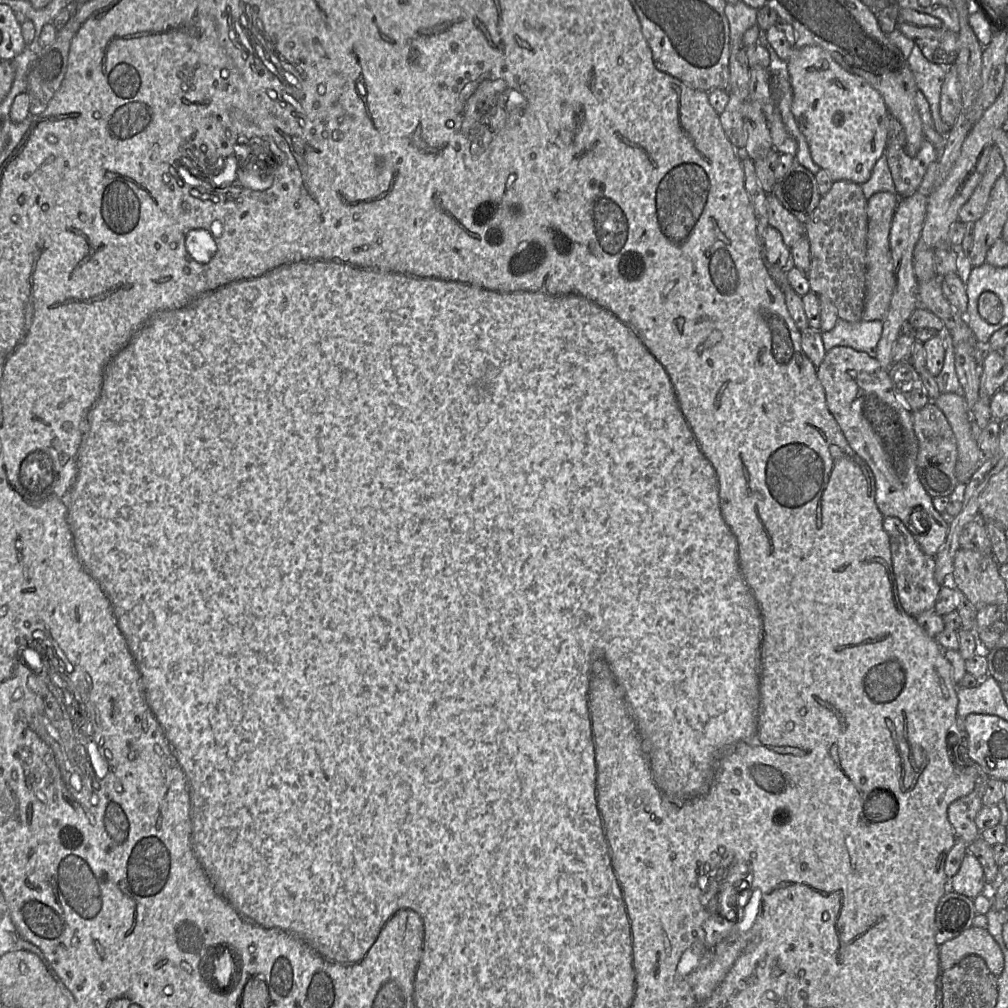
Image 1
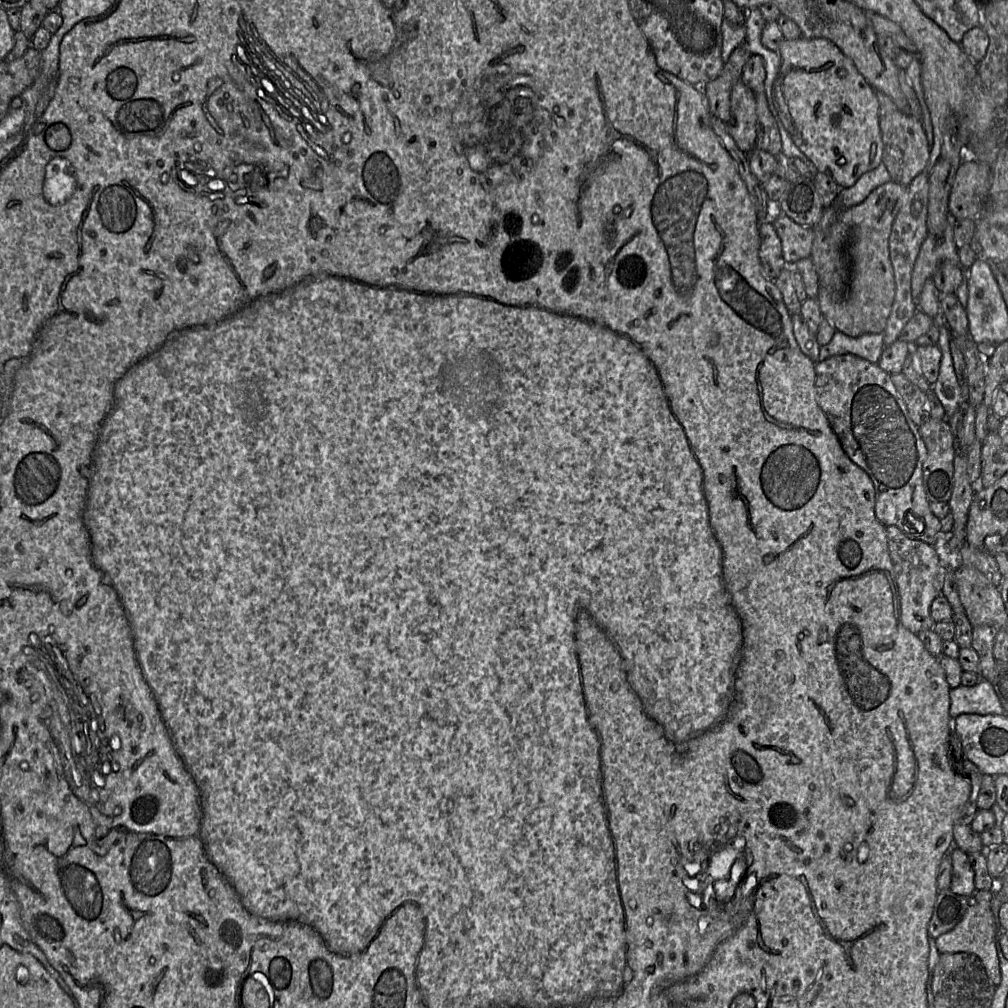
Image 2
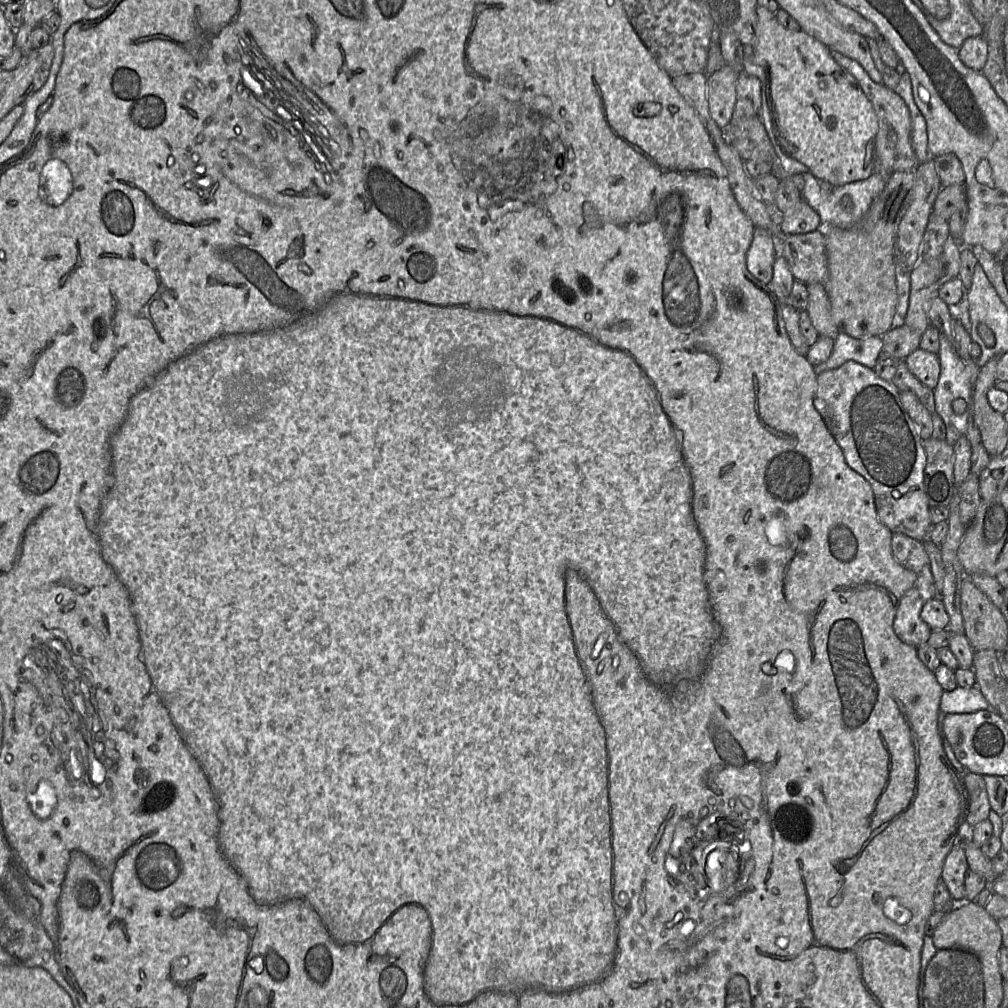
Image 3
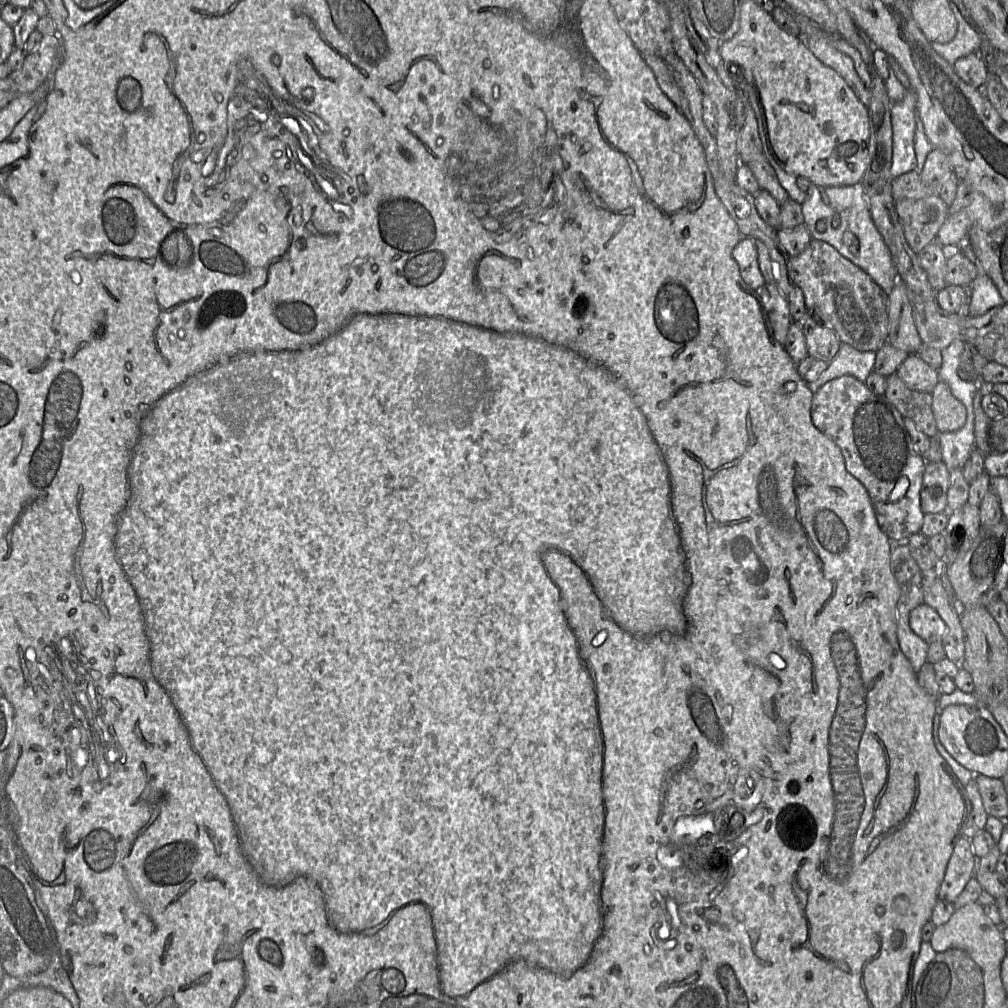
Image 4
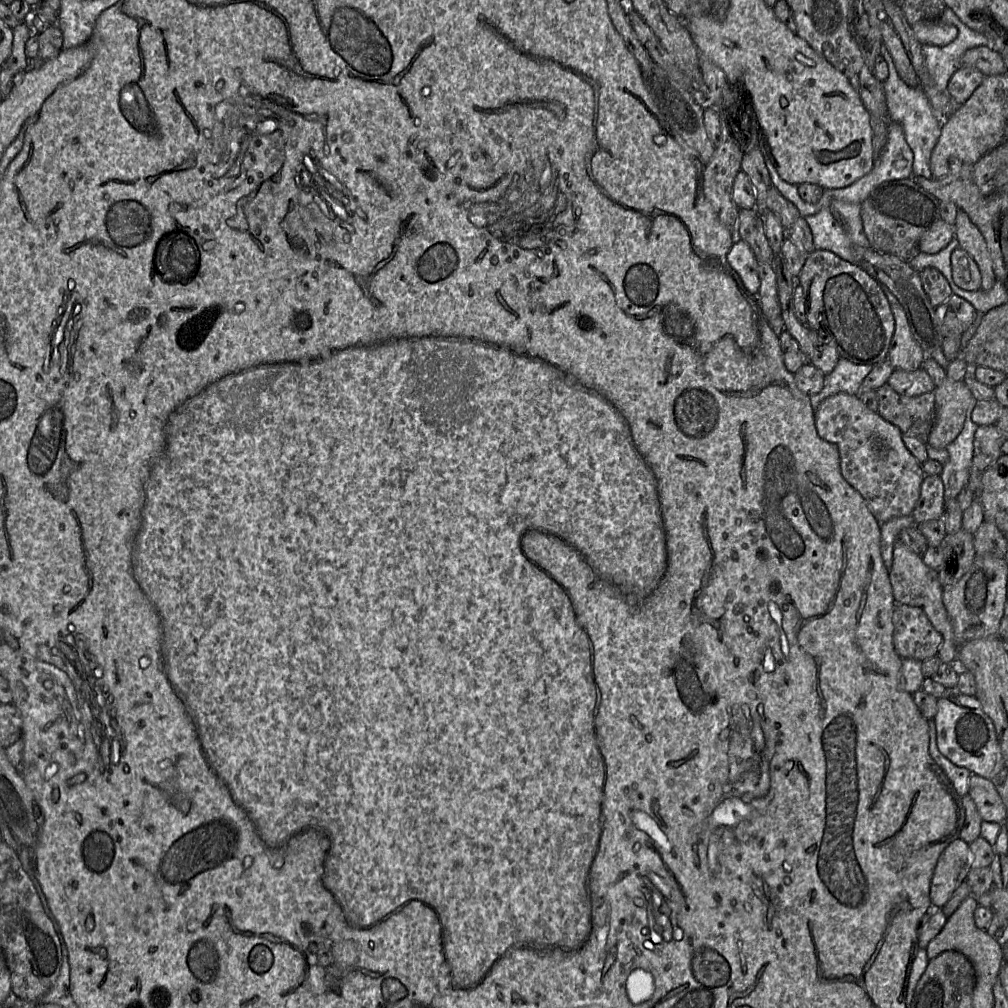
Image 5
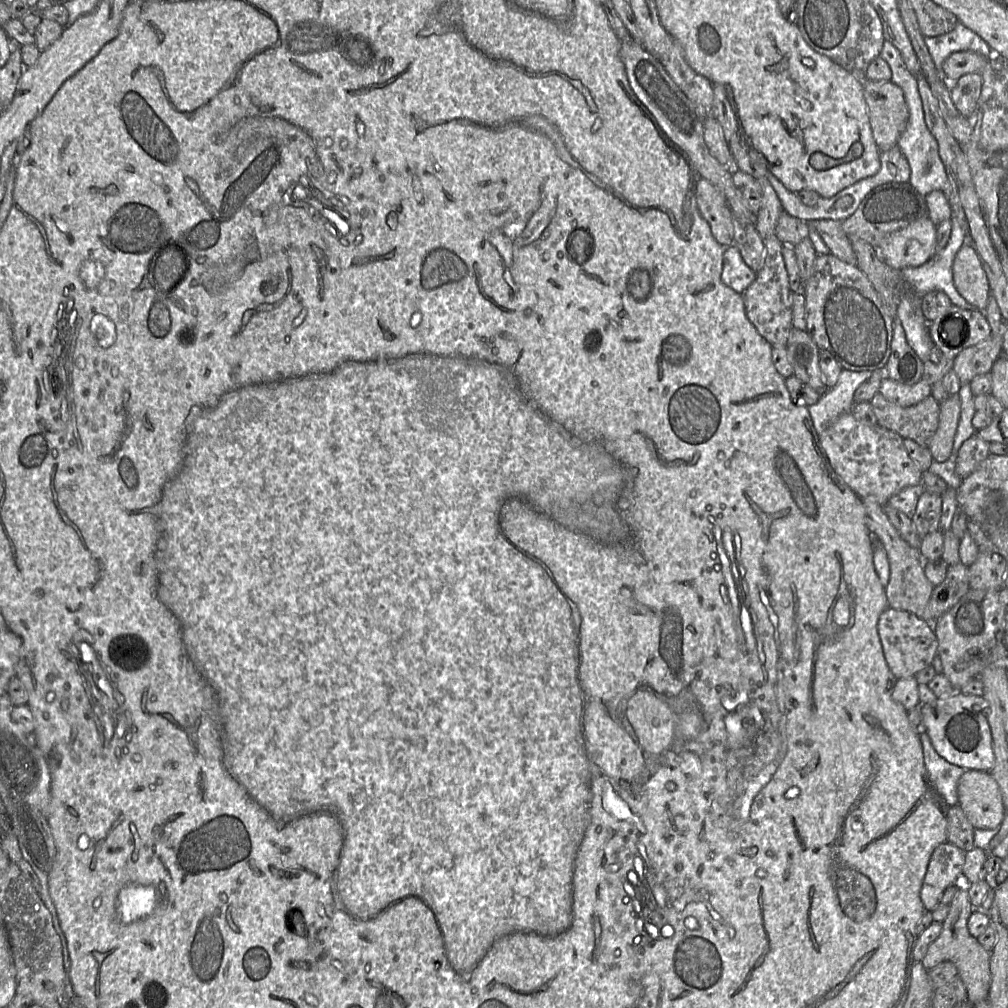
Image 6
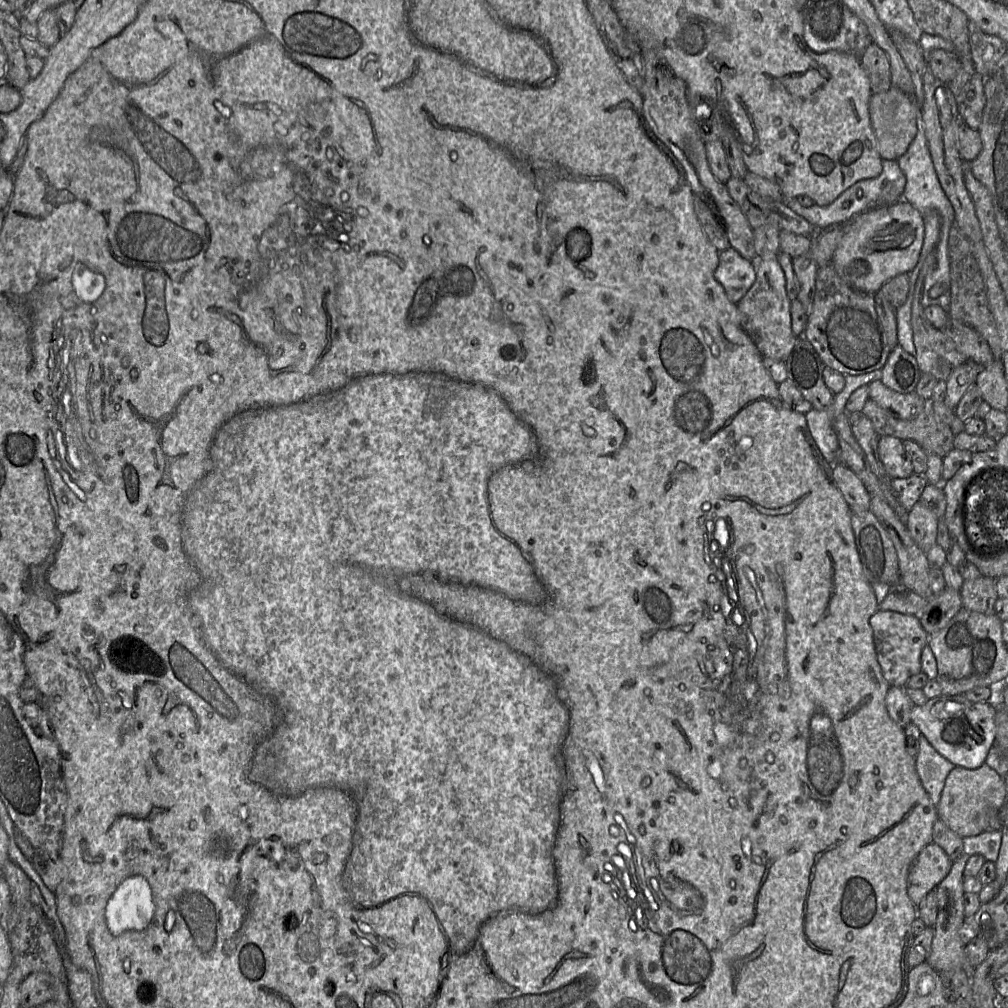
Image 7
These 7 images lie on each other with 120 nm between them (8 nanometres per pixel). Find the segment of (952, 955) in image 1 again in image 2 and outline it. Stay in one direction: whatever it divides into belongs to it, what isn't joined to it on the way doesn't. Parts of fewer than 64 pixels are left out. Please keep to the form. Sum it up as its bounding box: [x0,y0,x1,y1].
[935,902,1001,987]

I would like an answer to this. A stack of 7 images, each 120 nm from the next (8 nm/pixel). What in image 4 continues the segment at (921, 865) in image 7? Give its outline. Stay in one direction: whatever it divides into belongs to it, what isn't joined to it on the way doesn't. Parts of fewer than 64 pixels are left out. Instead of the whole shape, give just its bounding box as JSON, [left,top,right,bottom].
[938,837,976,903]

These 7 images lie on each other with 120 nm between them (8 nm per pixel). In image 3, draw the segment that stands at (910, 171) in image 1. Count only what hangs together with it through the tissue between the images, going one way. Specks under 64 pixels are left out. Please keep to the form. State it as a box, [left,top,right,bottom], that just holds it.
[831,51,920,174]

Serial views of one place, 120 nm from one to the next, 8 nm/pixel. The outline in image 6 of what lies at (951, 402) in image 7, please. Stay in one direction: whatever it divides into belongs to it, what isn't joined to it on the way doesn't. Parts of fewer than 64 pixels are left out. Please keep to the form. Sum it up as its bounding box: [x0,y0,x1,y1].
[952,321,1007,385]

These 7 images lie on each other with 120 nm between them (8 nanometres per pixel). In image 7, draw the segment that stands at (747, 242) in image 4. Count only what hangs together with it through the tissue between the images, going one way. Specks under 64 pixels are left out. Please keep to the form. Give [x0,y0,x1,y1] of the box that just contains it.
[714,246,756,304]

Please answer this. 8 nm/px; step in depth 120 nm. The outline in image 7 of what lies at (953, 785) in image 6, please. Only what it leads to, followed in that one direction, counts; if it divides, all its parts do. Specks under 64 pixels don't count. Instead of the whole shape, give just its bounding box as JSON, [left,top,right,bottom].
[915,735,956,806]

